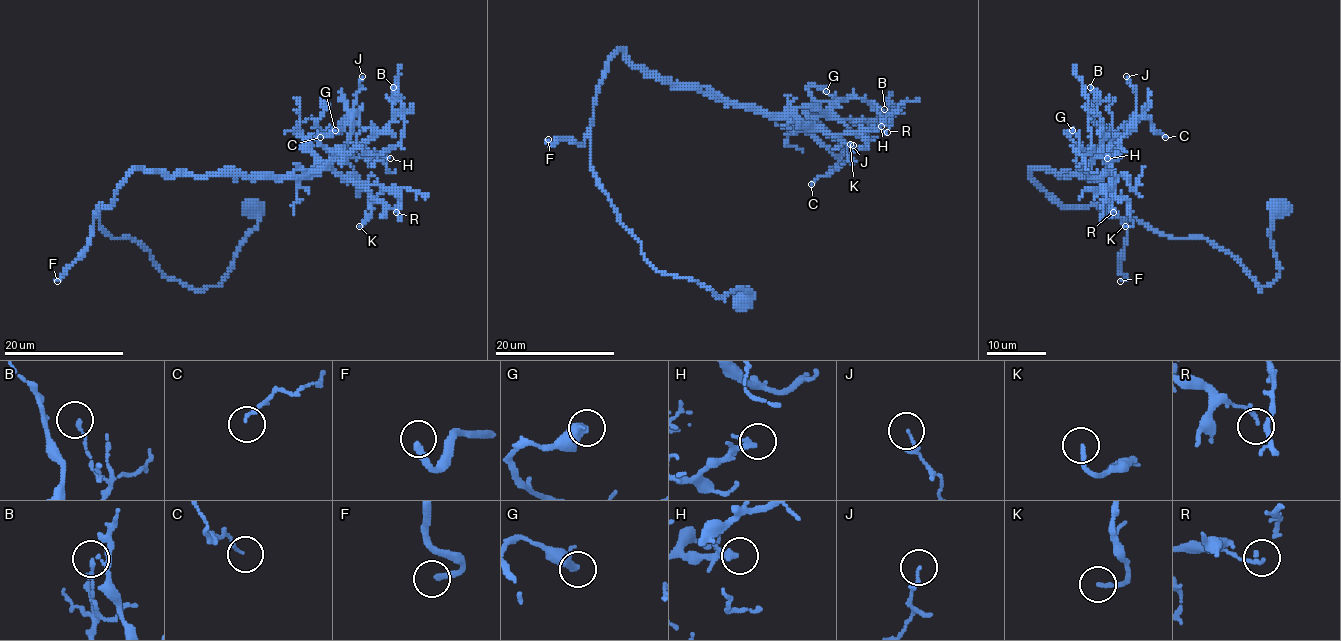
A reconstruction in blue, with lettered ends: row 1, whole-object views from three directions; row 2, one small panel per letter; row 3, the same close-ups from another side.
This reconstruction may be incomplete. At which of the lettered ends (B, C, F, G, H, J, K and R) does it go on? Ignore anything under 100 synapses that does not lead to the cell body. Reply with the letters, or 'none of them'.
F

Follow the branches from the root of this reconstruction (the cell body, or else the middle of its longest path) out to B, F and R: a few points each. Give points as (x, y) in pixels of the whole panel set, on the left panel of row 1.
B: (255, 208), (229, 273), (200, 290), (99, 223), (137, 169), (323, 170), (387, 125), (393, 87)
F: (255, 208), (258, 224), (217, 285), (170, 279), (97, 215), (57, 281)
R: (255, 208), (229, 273), (200, 290), (99, 223), (137, 169), (206, 178), (329, 164), (396, 212)

